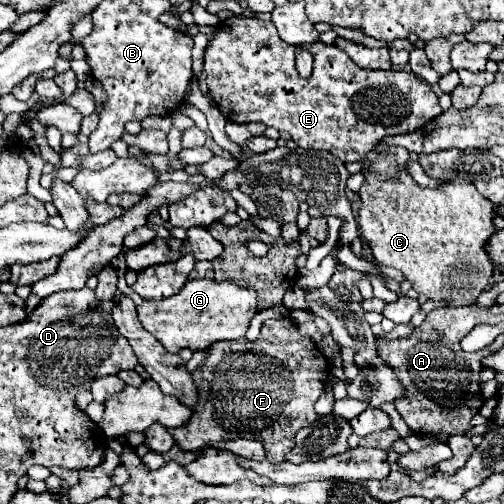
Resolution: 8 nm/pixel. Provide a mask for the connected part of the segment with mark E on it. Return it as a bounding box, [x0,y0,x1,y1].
[206,16,442,162]

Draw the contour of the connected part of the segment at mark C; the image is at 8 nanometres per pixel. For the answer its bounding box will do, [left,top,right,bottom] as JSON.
[360,152,494,306]

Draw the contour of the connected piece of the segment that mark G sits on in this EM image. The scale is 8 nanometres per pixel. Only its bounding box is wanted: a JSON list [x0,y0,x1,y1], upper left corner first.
[138,280,258,354]

